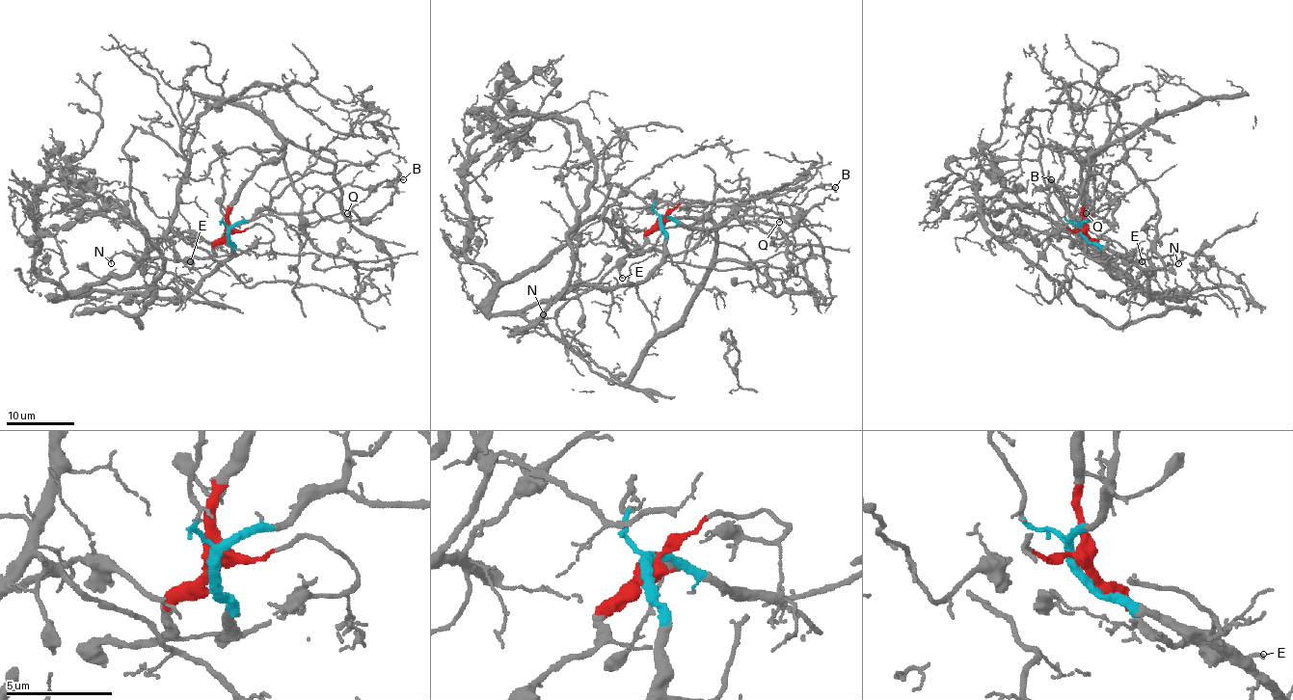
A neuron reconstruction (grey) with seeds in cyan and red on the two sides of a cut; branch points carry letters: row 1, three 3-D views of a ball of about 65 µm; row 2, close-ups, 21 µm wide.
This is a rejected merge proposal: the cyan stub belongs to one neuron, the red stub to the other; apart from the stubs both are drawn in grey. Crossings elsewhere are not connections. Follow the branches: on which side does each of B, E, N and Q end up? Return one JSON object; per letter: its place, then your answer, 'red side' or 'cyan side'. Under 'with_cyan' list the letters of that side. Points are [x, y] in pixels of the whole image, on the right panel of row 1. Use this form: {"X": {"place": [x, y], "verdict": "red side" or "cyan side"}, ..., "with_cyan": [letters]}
{"B": {"place": [1051, 179], "verdict": "red side"}, "E": {"place": [1142, 261], "verdict": "red side"}, "N": {"place": [1178, 263], "verdict": "red side"}, "Q": {"place": [1086, 213], "verdict": "cyan side"}, "with_cyan": ["Q"]}

